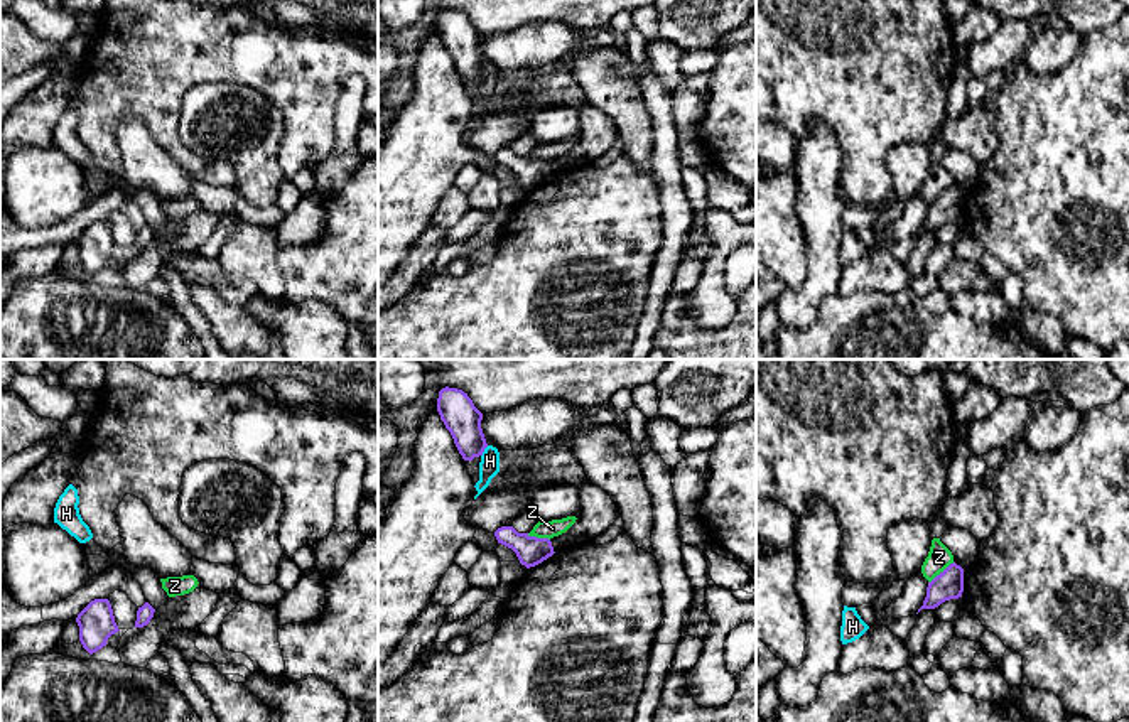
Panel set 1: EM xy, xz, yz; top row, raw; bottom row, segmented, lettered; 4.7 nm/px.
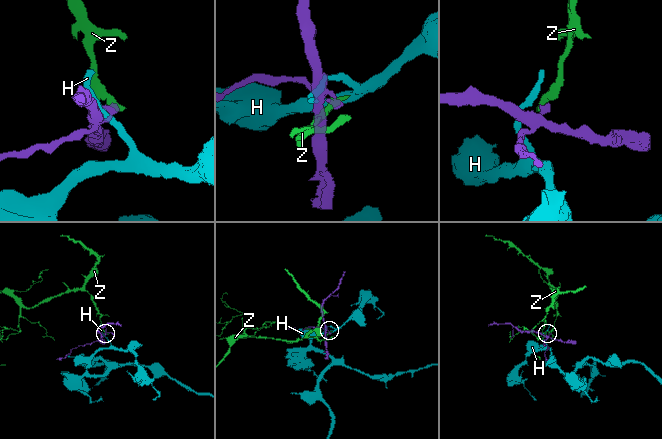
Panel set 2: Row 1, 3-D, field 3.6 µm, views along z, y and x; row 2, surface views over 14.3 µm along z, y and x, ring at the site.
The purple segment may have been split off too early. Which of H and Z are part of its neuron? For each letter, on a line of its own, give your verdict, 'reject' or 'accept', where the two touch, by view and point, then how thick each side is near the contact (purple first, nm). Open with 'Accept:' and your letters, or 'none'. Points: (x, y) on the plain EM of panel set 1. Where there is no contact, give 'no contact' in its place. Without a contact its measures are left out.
Accept: none
H: reject; contact xz (483, 73); calibres 170 and 100 nm
Z: reject; contact yz (940, 194); calibres 140 and 110 nm

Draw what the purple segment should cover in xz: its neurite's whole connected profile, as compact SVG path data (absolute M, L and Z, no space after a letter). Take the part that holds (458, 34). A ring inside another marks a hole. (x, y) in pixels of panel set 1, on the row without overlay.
M442 10L437 20L437 34L464 83L483 78L488 69L481 51L483 35L467 15L457 10Z

